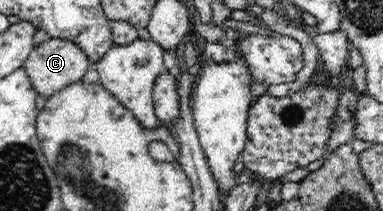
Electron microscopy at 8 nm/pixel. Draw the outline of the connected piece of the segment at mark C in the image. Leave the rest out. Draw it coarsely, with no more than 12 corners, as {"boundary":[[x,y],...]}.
{"boundary":[[45,37],[23,63],[36,91],[50,97],[82,81],[88,54]]}

